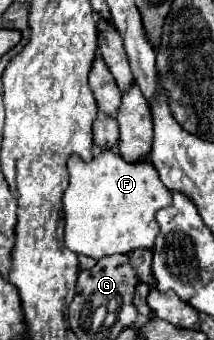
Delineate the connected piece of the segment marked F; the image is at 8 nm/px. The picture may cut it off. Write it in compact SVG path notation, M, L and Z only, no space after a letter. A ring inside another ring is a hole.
M106 148L90 162L72 154L68 172L70 184L62 198L62 212L66 222L64 242L72 252L100 260L110 254L128 254L136 248L154 246L160 234L154 216L160 208L170 206L172 192L162 186L156 168L148 160L128 164L120 154Z

